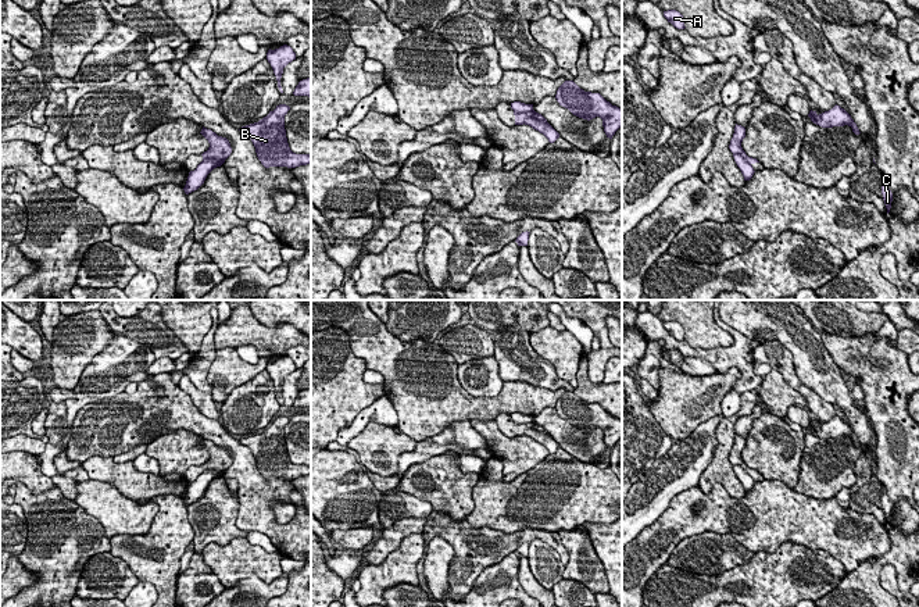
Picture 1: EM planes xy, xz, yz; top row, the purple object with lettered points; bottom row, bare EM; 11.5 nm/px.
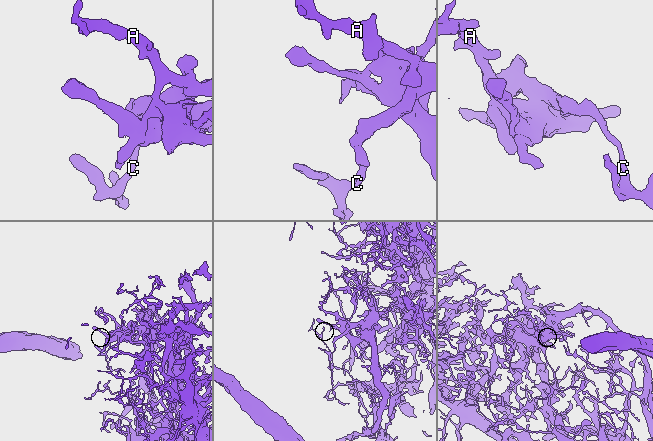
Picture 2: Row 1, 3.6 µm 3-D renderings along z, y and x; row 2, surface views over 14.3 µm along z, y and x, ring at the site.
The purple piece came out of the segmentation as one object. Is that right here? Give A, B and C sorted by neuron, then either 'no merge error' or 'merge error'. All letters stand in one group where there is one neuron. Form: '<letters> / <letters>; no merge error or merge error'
A C / B; merge error

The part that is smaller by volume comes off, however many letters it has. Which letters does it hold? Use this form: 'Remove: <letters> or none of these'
Remove: B

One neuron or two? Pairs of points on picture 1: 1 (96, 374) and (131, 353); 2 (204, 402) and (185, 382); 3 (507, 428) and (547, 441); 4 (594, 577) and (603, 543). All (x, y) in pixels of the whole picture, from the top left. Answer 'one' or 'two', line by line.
1: one
2: one
3: one
4: two

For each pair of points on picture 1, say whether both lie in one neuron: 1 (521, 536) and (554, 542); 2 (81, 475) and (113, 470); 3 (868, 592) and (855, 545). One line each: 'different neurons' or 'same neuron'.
1: same neuron
2: different neurons
3: different neurons

